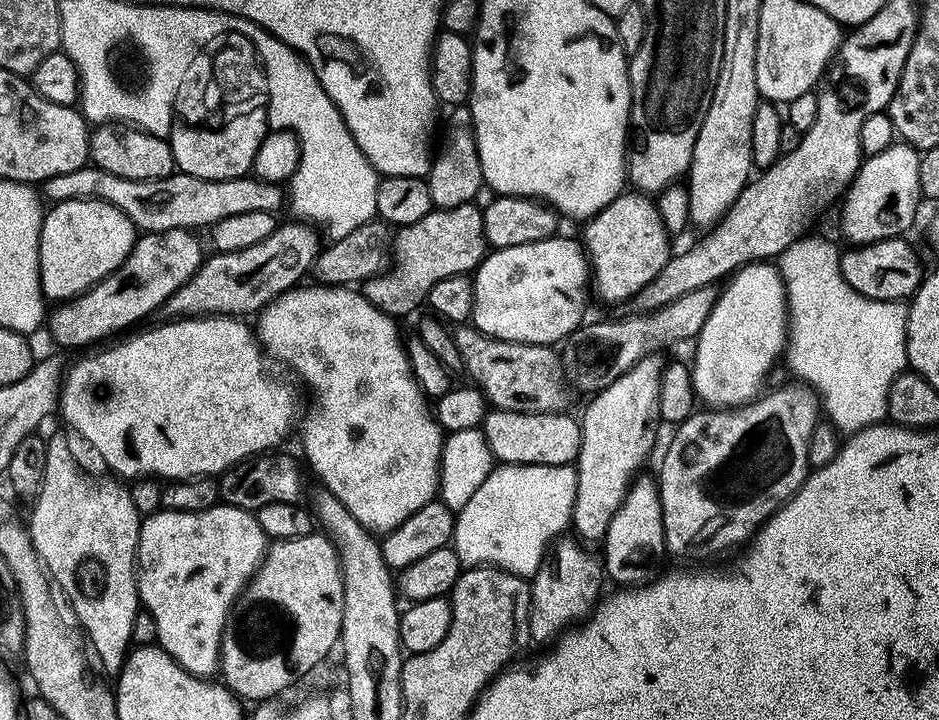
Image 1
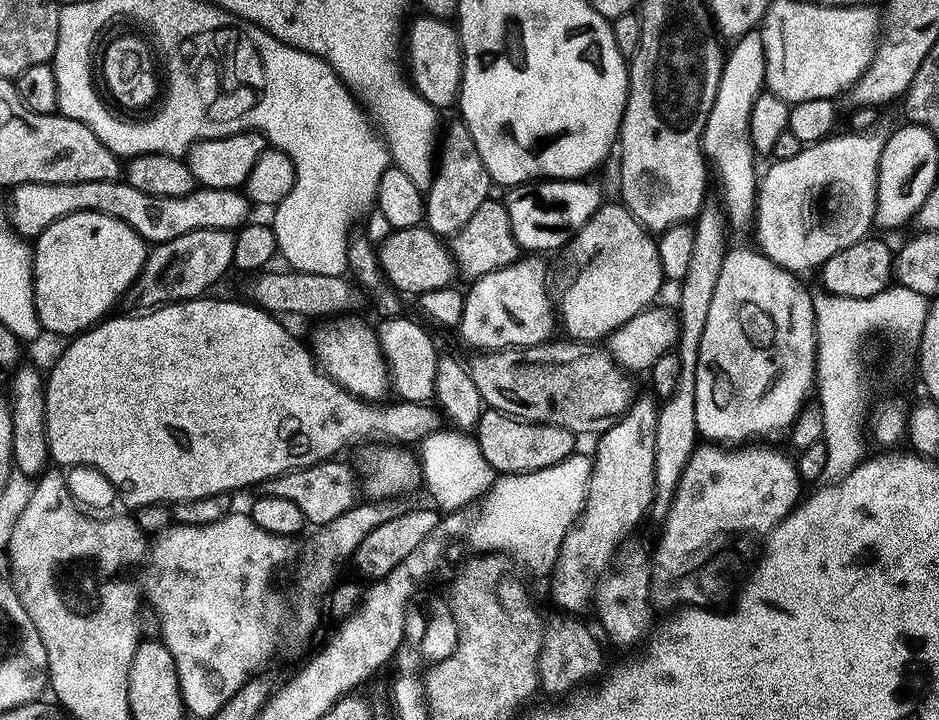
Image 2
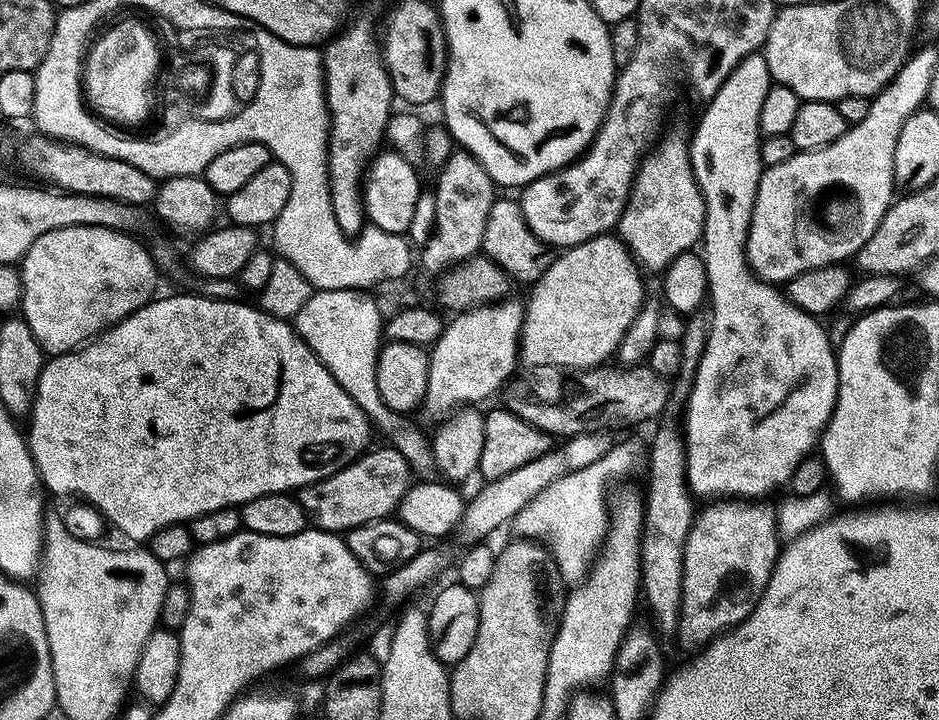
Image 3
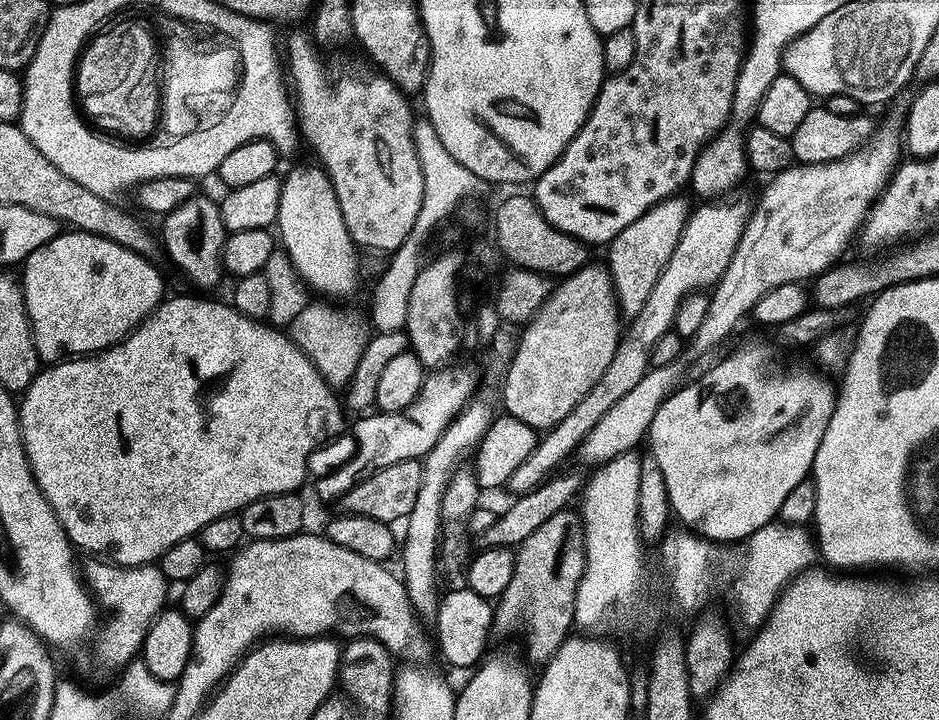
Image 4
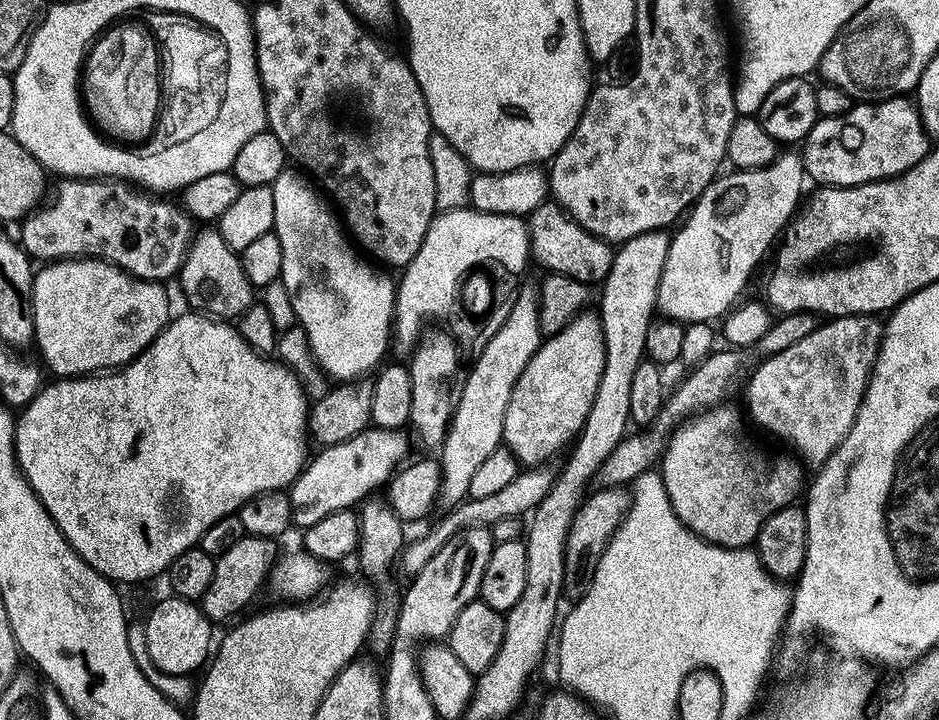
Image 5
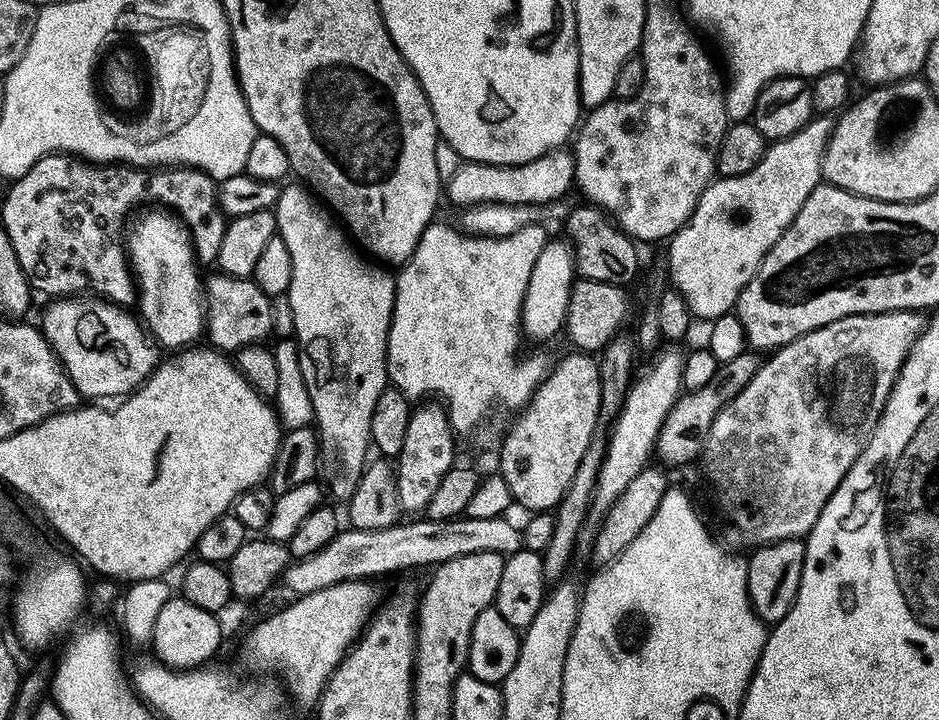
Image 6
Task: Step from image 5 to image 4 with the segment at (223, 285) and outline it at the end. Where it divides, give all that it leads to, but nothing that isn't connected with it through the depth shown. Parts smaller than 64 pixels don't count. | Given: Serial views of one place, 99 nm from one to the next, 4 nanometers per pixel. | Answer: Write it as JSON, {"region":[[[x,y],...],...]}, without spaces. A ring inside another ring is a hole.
{"region":[[[203,194],[191,196],[182,206],[178,206],[173,212],[169,212],[163,217],[164,240],[162,236],[162,248],[168,251],[170,259],[176,263],[176,268],[192,284],[197,284],[200,288],[212,288],[222,277],[222,257],[224,255],[224,241],[226,239],[226,229],[224,226],[222,214],[220,213],[220,204],[215,200],[207,200]]]}

